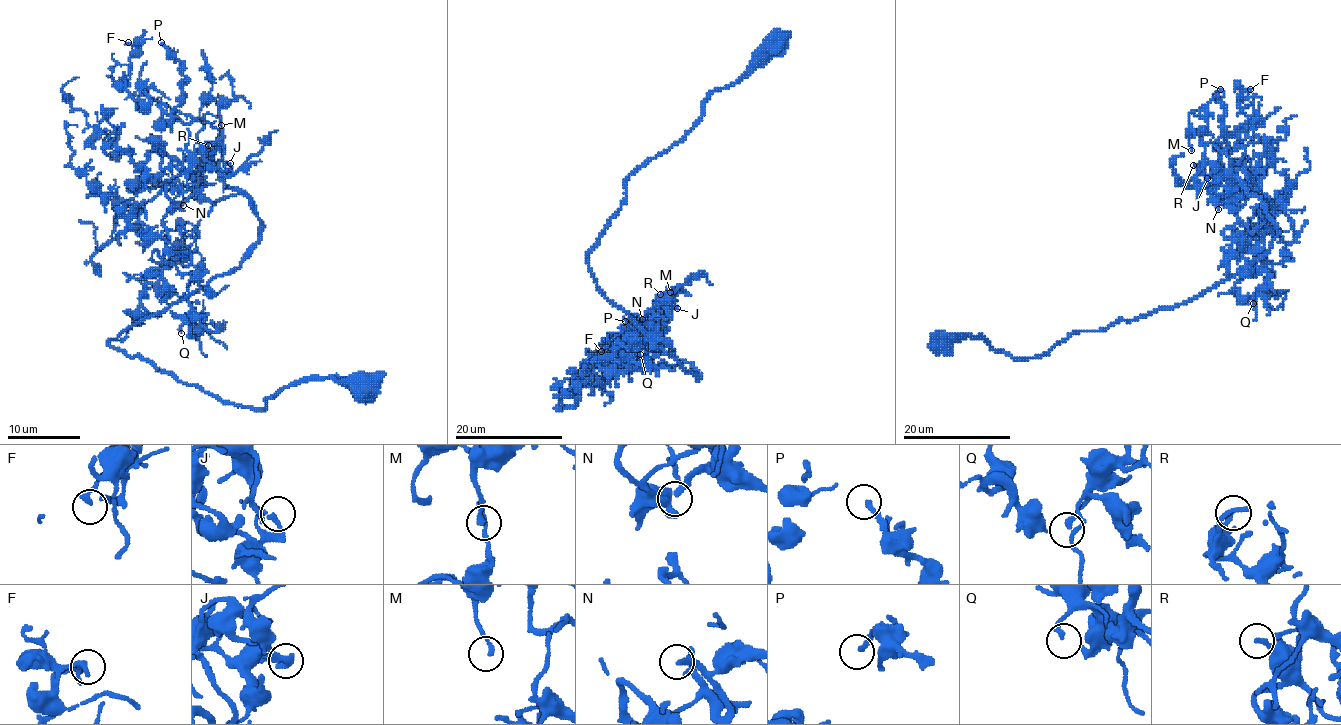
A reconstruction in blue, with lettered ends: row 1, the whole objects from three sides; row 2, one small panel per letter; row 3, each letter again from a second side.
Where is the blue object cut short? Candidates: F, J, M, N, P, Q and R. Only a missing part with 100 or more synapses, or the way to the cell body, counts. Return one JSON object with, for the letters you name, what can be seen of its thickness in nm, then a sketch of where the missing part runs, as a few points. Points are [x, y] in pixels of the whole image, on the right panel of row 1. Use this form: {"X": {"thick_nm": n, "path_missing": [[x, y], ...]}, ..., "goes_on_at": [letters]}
{"N": {"thick_nm": 280, "path_missing": [[1218, 209], [1216, 216], [1203, 224], [1200, 232], [1222, 243], [1219, 255], [1226, 256], [1223, 295], [1238, 326]]}, "goes_on_at": ["N"]}

